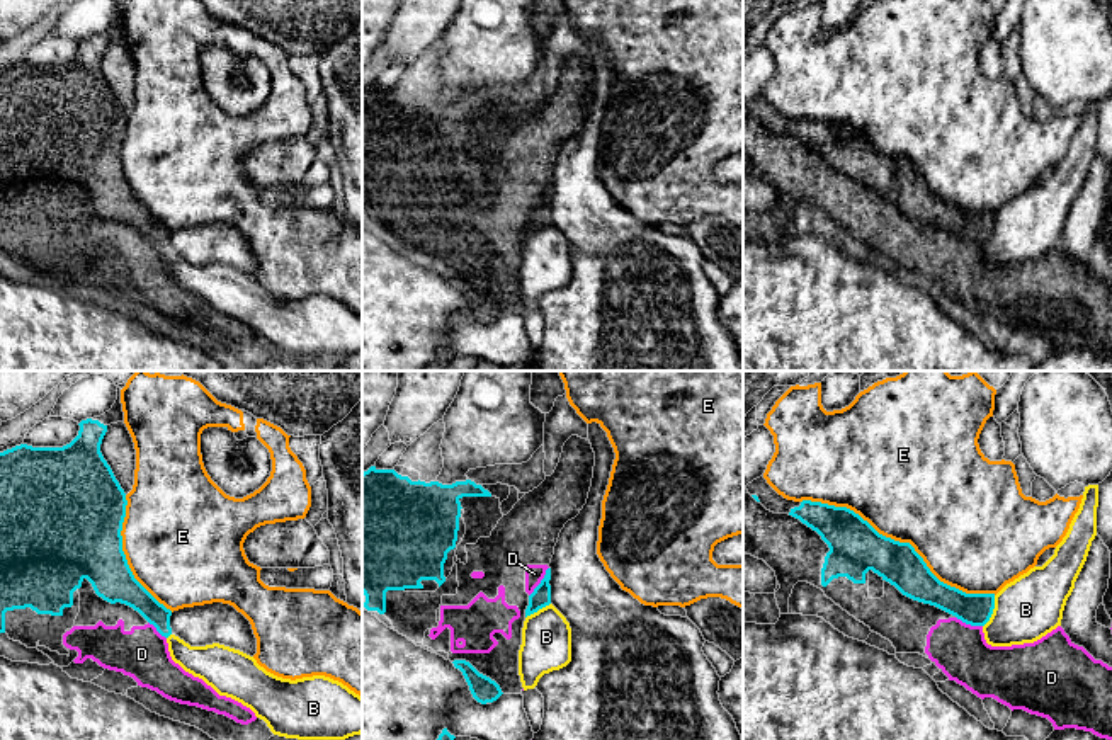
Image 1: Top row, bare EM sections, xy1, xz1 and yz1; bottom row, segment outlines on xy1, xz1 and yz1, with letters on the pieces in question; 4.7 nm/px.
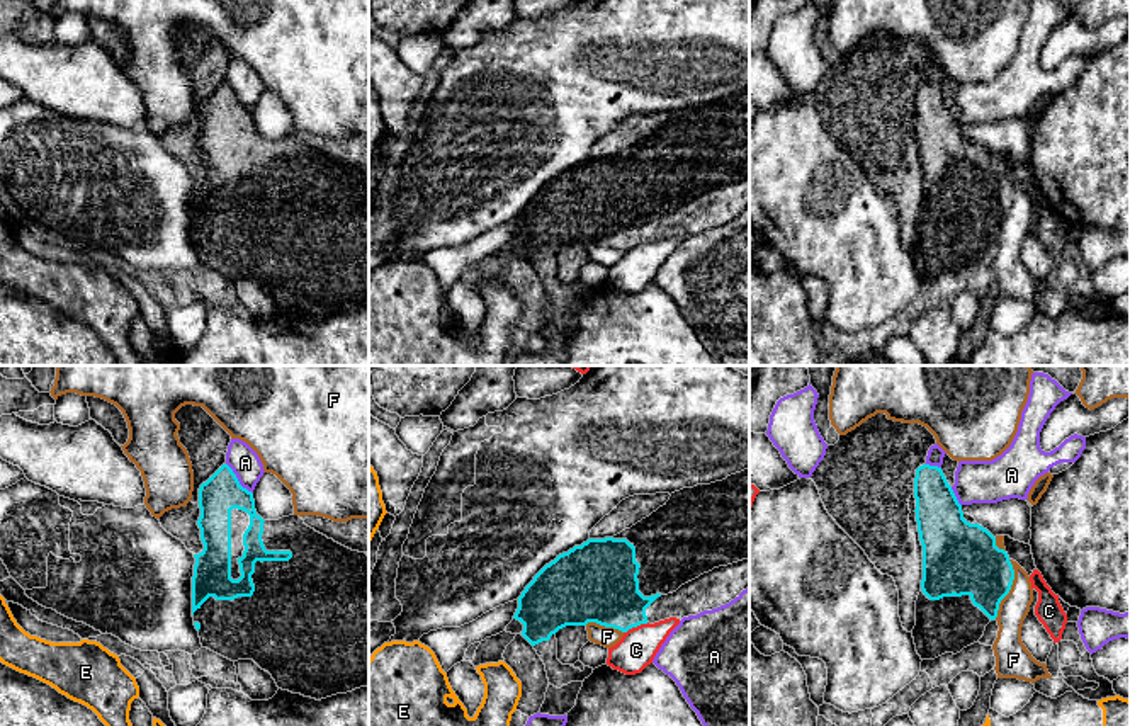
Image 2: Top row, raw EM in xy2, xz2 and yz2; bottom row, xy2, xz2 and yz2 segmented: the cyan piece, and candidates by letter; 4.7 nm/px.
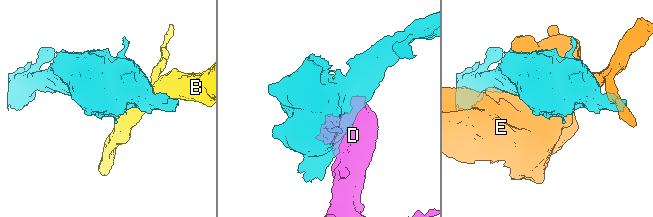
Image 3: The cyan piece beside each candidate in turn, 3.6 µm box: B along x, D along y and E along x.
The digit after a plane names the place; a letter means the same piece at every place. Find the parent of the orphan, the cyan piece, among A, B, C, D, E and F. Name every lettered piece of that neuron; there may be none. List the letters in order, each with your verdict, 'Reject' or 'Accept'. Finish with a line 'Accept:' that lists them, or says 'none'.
A: Reject
B: Reject
C: Reject
D: Reject
E: Reject
F: Reject
Accept: none

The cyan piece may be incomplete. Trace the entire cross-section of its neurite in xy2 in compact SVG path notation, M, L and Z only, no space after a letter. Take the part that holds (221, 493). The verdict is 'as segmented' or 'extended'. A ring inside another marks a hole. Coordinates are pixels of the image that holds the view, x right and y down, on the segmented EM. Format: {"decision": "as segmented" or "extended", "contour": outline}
{"decision": "extended", "contour": "M223 464L206 483L199 488L201 517L197 525L201 529L201 541L204 549L194 554L192 576L192 617L199 631L202 648L207 648L231 661L253 660L262 670L268 672L277 687L292 694L301 694L316 700L347 694L369 685L369 556L365 553L352 551L333 539L308 527L299 515L282 517L279 520L263 520L255 510L253 493L243 488L228 464Z"}

